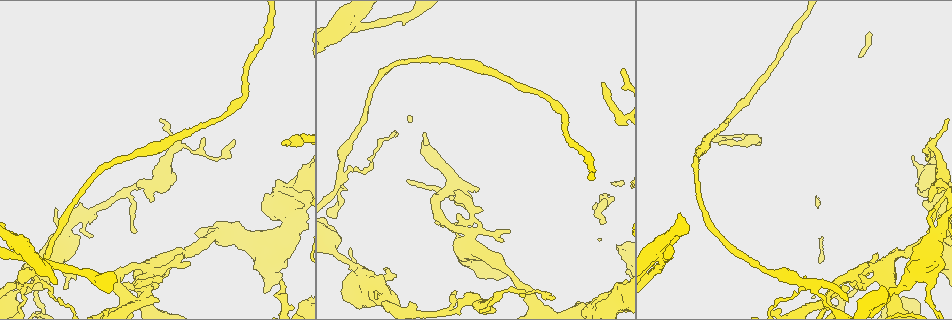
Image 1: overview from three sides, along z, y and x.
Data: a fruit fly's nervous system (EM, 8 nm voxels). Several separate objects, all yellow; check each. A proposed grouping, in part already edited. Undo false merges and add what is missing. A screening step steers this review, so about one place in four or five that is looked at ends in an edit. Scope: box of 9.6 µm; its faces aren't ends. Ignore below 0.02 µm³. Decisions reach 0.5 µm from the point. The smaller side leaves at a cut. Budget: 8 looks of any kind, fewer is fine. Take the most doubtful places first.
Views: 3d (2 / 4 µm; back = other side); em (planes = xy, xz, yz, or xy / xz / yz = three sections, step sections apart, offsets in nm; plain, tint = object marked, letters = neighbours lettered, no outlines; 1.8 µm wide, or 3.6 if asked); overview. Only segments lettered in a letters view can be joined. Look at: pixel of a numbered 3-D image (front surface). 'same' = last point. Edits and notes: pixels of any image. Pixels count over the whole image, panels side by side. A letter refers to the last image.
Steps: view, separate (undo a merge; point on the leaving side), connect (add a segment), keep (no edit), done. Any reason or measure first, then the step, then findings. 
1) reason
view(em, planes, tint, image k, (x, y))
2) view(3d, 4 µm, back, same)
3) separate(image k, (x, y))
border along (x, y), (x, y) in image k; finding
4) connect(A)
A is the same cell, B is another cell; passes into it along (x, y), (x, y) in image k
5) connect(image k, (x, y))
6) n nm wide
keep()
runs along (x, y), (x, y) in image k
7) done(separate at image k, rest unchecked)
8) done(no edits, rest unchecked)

view(3d, 4 µm, image 1, (20, 282))

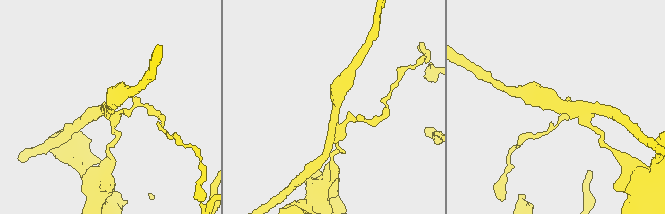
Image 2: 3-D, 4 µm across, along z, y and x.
4 arms; need the tissue
view(em, planes, letters, image 2, (573, 108))

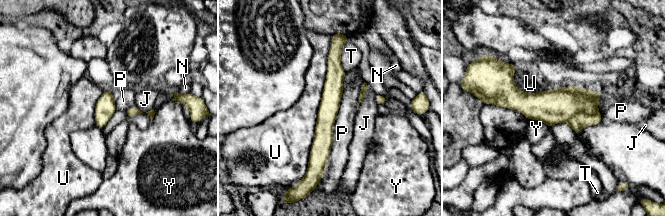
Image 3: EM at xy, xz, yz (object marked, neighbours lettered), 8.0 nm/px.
160 nm wide
separate(image 3, (554, 106))
J, N, P, T, U and Y are other cells; border along (601, 117), (576, 114), (568, 122) in image 3; two neurons meet here

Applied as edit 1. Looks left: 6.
thin arm on a thick one
view(em, yz, step 4, tint, image 1, (148, 269))

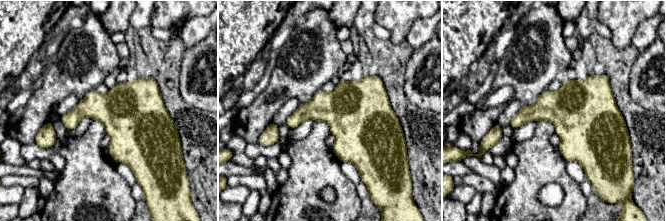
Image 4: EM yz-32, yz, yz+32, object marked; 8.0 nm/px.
another direction
view(em, planes, letters, same)

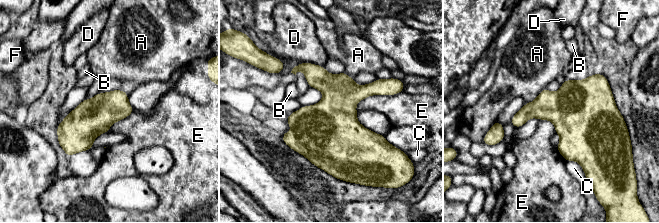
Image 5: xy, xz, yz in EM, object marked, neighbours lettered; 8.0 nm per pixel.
keep()
A, B, C, D, E and F are other cells; border along (398, 92), (368, 95), (355, 109) in image 5; all the same neuron

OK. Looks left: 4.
done(separate at image 3, rest unchecked)

